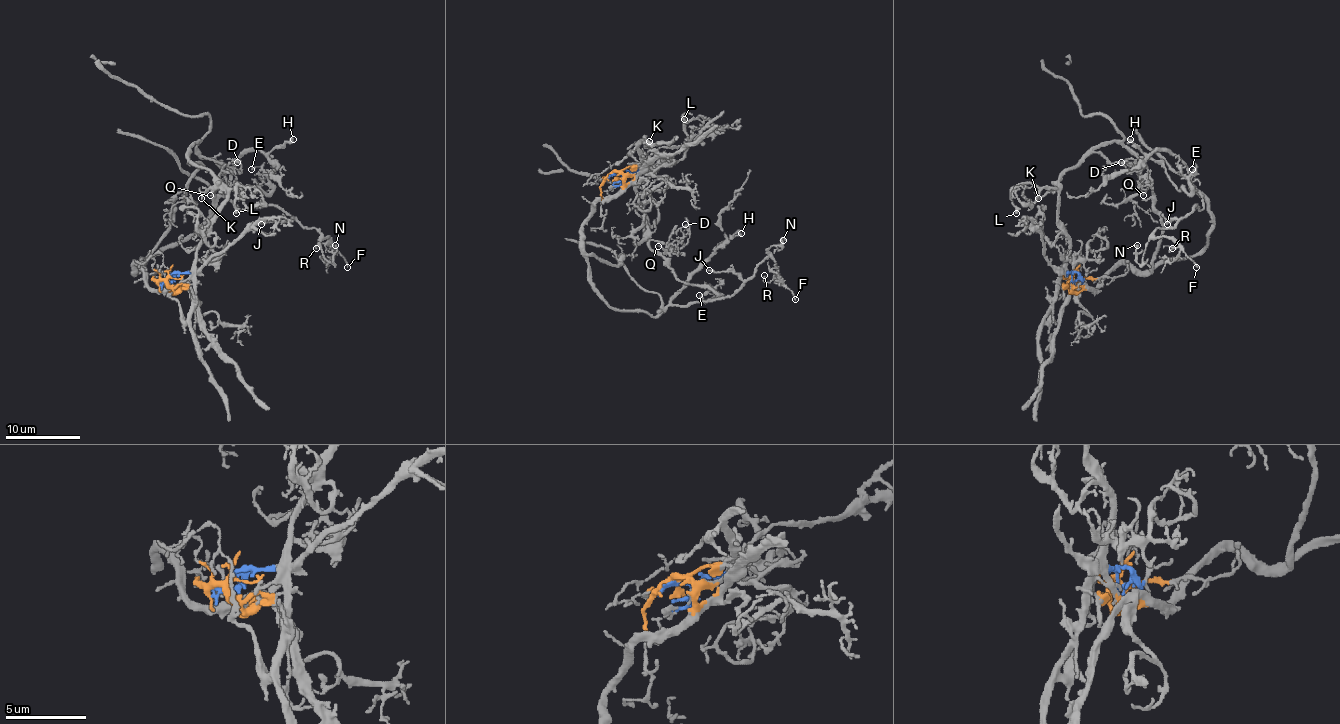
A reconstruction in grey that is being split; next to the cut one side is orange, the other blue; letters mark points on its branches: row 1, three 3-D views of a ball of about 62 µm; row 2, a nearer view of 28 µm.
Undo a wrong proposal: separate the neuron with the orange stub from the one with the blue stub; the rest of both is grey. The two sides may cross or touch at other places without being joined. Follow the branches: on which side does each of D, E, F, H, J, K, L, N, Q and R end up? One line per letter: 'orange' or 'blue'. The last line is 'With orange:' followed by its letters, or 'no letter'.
D: blue
E: blue
F: orange
H: orange
J: orange
K: blue
L: blue
N: orange
Q: blue
R: orange
With orange: F, H, J, N, R

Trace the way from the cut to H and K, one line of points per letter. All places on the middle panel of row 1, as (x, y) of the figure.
H: (612, 173), (623, 185), (600, 198), (584, 226), (591, 287), (612, 307), (654, 317), (716, 248), (742, 233)
K: (612, 175), (639, 170), (647, 172), (660, 162), (673, 162), (656, 157), (649, 142)

